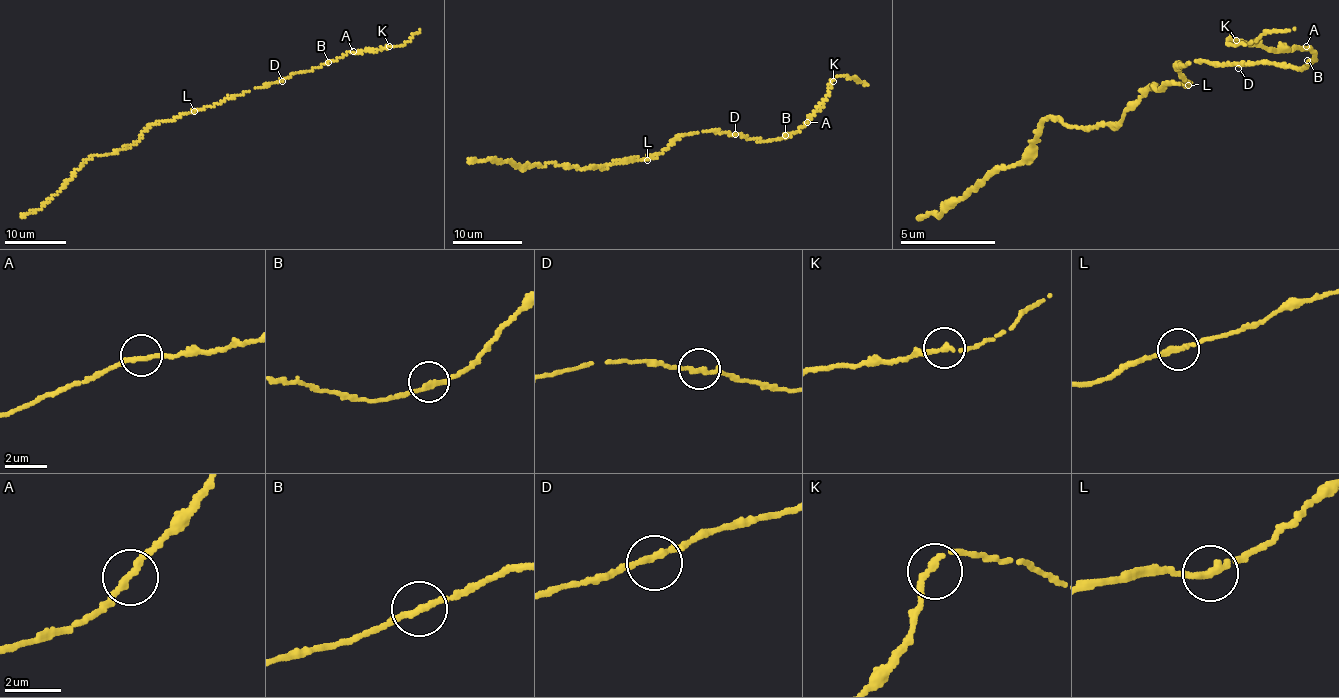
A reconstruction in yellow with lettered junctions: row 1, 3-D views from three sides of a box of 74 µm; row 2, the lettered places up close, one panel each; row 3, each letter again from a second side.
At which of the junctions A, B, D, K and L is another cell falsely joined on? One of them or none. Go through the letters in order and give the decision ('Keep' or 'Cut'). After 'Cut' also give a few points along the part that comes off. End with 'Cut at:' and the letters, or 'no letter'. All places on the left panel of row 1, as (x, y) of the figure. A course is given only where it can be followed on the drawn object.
A: Keep
B: Keep
D: Keep
K: Keep
L: Keep
Cut at: no letter

